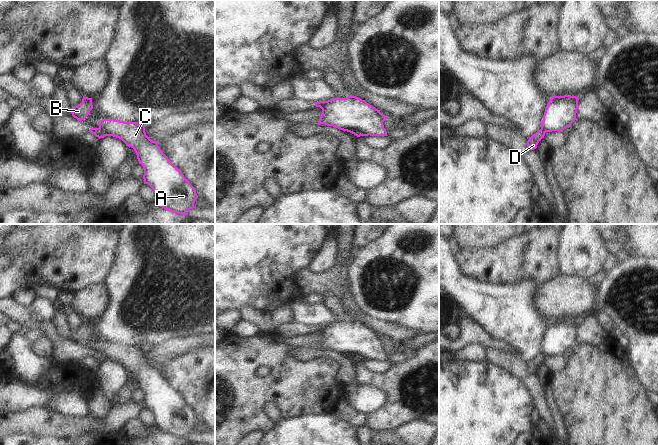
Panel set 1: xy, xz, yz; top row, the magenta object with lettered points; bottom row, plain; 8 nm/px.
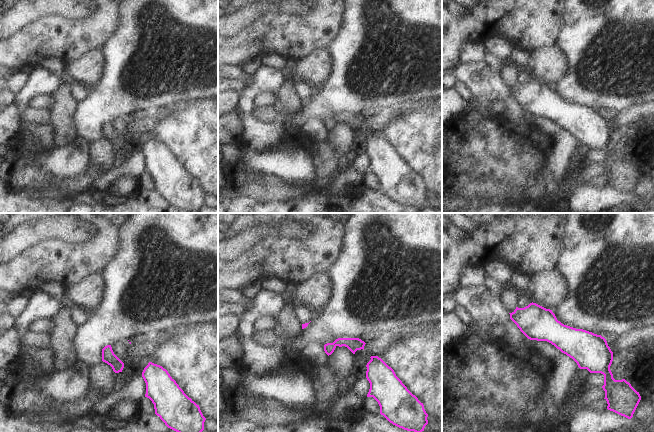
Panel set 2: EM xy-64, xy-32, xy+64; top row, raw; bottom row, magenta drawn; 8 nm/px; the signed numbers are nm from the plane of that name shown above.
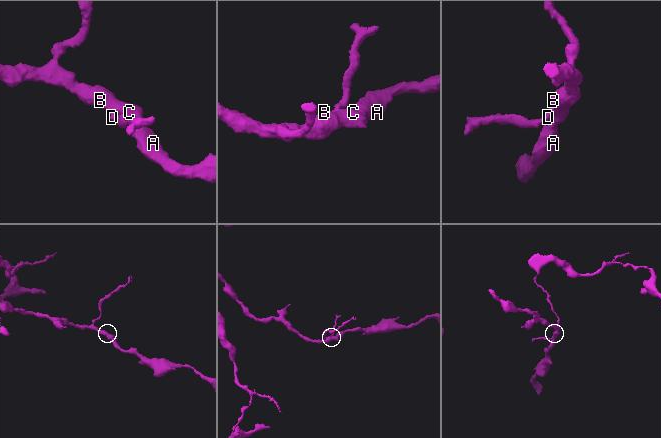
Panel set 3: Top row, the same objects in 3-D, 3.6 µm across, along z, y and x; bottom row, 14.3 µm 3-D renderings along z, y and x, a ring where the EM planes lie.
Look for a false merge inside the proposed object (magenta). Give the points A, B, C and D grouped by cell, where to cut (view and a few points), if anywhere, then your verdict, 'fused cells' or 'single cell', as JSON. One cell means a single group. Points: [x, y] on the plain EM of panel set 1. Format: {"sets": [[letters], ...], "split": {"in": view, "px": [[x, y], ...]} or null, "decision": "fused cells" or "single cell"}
{"sets": [["A", "B", "C"], ["D"]], "split": {"in": "xy", "px": [[99, 351], [107, 359]]}, "decision": "fused cells"}

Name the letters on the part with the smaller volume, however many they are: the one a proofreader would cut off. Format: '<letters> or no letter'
D.

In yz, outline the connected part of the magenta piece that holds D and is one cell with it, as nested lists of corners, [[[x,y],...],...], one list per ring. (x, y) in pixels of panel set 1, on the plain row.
[[[540,353],[535,358],[533,358],[527,365],[527,373],[534,374],[537,372],[539,365],[544,362],[545,356]]]

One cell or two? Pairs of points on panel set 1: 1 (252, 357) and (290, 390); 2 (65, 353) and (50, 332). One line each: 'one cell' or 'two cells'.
1: one cell
2: one cell

